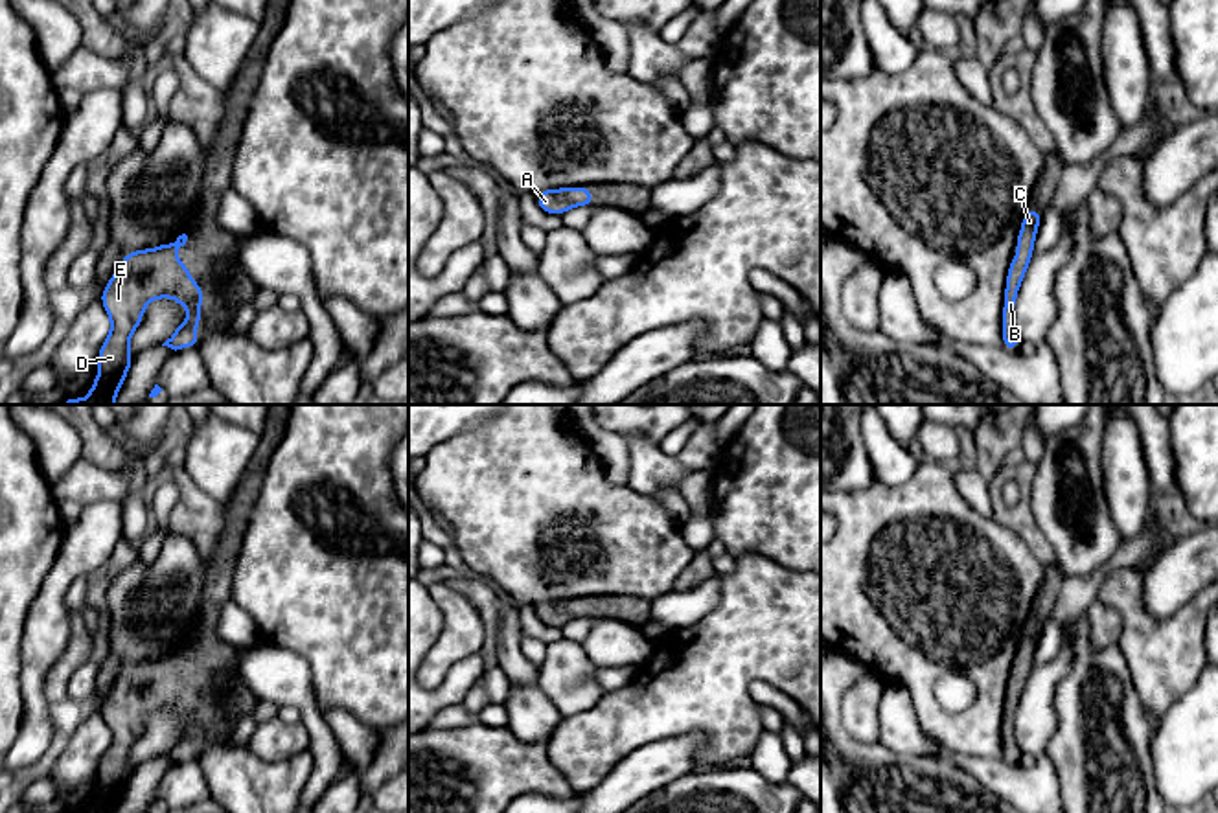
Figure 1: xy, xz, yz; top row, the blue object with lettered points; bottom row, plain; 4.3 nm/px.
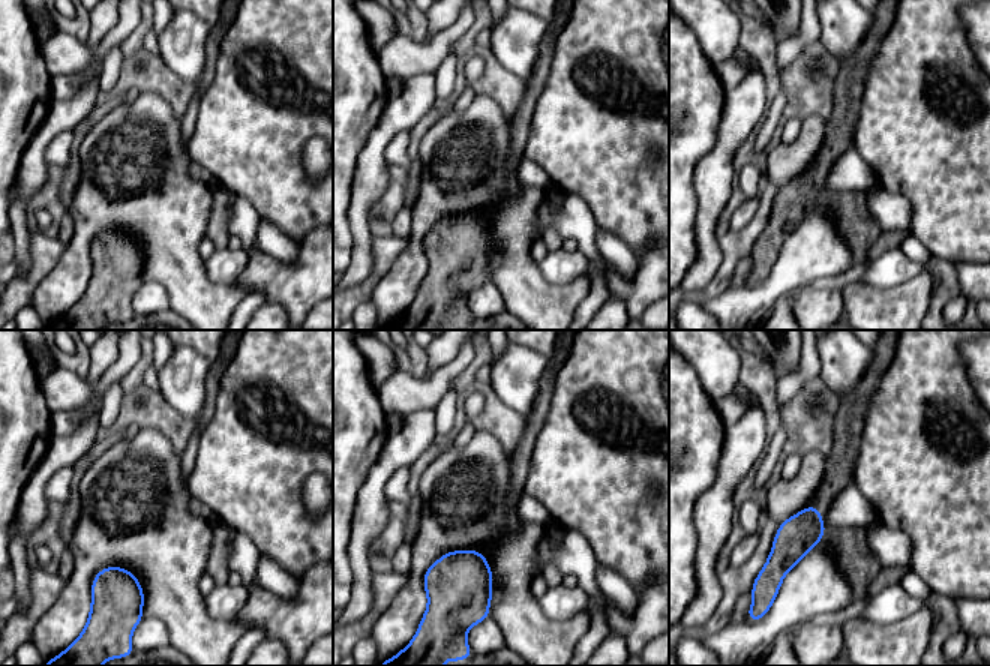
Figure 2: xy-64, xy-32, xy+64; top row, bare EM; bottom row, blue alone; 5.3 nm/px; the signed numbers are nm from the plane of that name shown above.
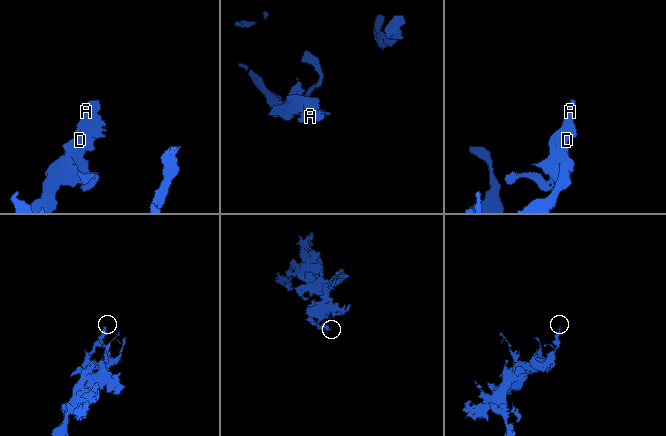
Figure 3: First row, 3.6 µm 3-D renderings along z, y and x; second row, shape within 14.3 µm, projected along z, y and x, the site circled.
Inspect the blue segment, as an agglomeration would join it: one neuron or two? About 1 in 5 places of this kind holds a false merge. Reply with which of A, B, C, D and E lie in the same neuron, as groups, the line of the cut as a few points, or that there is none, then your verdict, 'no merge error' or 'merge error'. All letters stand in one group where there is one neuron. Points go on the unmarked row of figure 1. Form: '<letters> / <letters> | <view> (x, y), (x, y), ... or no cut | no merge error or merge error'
A B C D E | no cut | no merge error

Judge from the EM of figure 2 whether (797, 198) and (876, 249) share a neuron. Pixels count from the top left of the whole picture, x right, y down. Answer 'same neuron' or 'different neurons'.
different neurons

